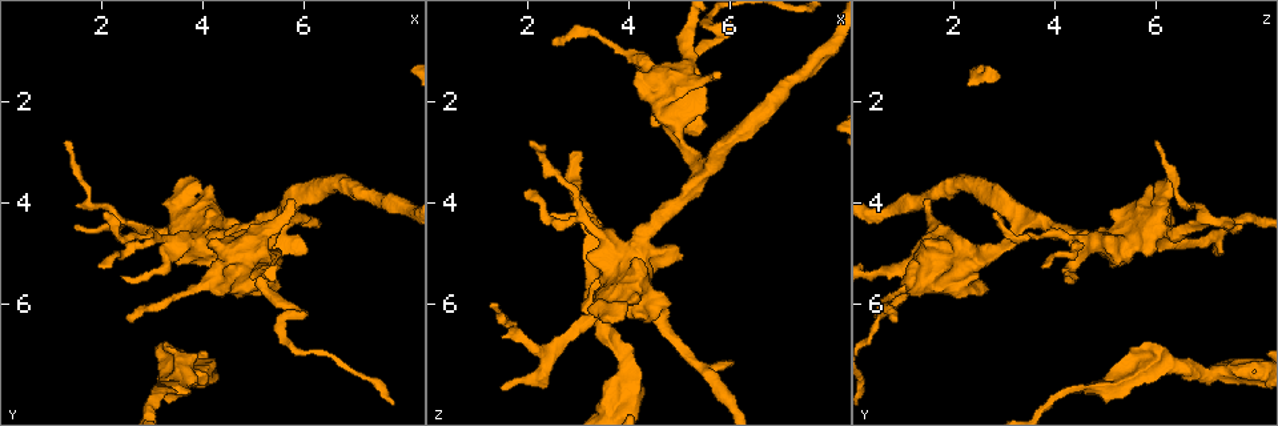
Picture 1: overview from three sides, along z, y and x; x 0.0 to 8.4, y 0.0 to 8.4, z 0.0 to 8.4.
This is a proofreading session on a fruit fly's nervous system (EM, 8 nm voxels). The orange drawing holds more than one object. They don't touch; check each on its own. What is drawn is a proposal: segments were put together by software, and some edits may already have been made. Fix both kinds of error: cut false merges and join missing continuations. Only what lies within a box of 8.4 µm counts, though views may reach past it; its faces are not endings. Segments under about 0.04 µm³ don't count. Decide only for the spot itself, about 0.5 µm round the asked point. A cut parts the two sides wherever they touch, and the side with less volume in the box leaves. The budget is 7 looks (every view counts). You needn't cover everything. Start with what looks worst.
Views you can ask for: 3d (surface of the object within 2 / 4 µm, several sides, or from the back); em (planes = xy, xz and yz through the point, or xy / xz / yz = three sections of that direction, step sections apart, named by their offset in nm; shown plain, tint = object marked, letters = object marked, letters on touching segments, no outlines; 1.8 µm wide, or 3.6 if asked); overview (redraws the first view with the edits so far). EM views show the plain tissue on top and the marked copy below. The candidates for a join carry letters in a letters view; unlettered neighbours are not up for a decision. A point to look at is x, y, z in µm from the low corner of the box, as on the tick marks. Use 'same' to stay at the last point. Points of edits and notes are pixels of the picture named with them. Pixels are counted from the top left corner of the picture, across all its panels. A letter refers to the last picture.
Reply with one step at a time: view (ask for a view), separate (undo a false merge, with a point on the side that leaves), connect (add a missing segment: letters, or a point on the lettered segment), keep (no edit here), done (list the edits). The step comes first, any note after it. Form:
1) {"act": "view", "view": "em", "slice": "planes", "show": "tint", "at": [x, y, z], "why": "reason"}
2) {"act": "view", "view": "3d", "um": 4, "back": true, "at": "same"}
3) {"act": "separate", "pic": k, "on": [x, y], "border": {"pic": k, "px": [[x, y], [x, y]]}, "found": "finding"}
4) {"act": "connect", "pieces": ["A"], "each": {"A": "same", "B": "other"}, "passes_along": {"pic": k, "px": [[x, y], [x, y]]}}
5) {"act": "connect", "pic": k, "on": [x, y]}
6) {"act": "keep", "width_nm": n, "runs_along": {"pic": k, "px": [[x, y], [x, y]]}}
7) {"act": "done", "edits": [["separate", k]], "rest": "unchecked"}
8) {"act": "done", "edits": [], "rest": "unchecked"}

{"act": "view", "view": "em", "slice": "yz", "step": 16, "show": "letters", "at": [2.55, 6.30, 0.75], "why": "free end"}

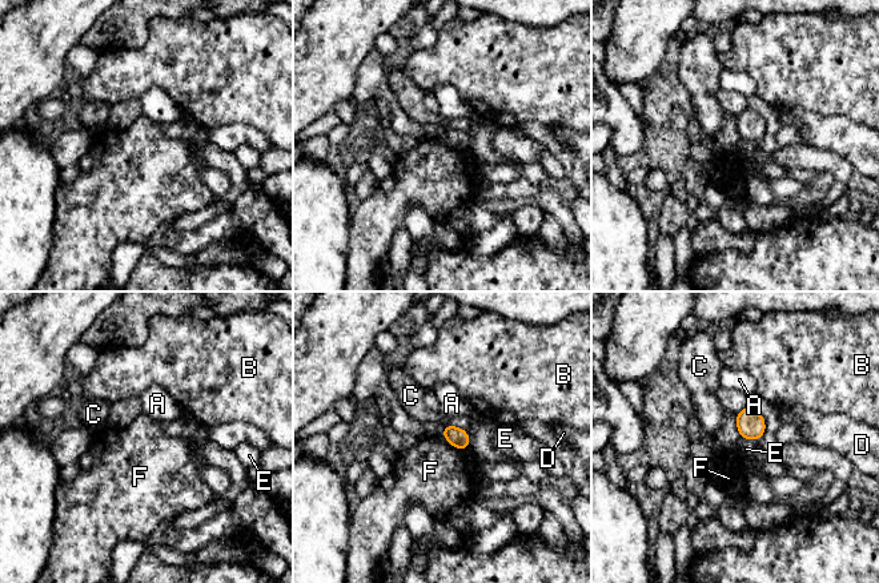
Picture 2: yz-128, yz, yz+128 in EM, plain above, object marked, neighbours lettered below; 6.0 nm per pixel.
{"act": "keep", "each": {"A": "other", "B": "other", "C": "other", "D": "other", "E": "other", "F": "other"}, "found": "no lettered segment goes on from it"}

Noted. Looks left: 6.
{"act": "view", "view": "em", "um": 3.6, "slice": "planes", "show": "letters", "at": [4.05, 4.75, 5.35], "why": "sudden change in width"}

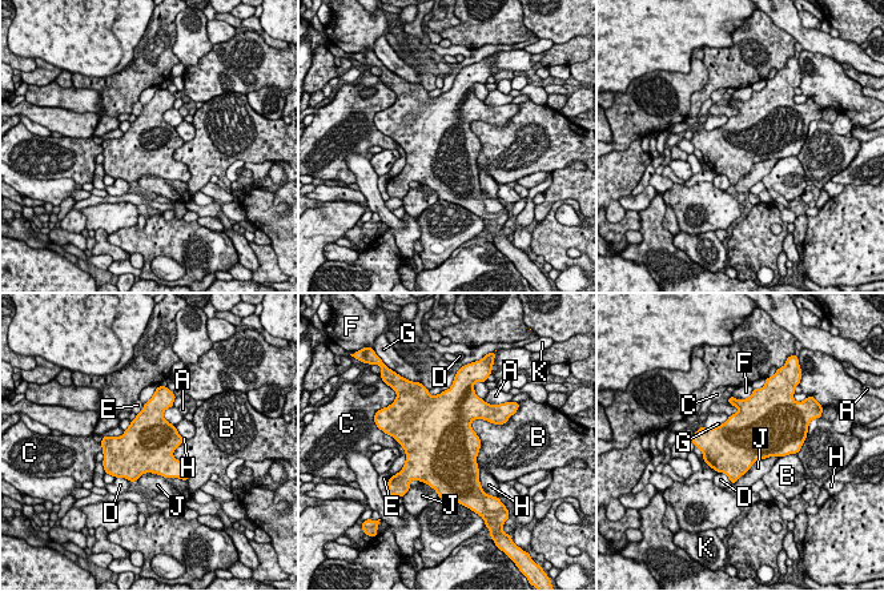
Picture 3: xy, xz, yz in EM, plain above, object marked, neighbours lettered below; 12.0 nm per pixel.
{"act": "keep", "each": {"A": "other", "B": "other", "C": "other", "D": "other", "E": "other", "F": "other", "G": "other", "H": "other", "J": "other", "K": "other"}, "found": "all the same neuron"}

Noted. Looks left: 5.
{"act": "view", "view": "em", "slice": "xy", "step": 8, "show": "tint", "at": [6.05, 4.90, 7.15]}

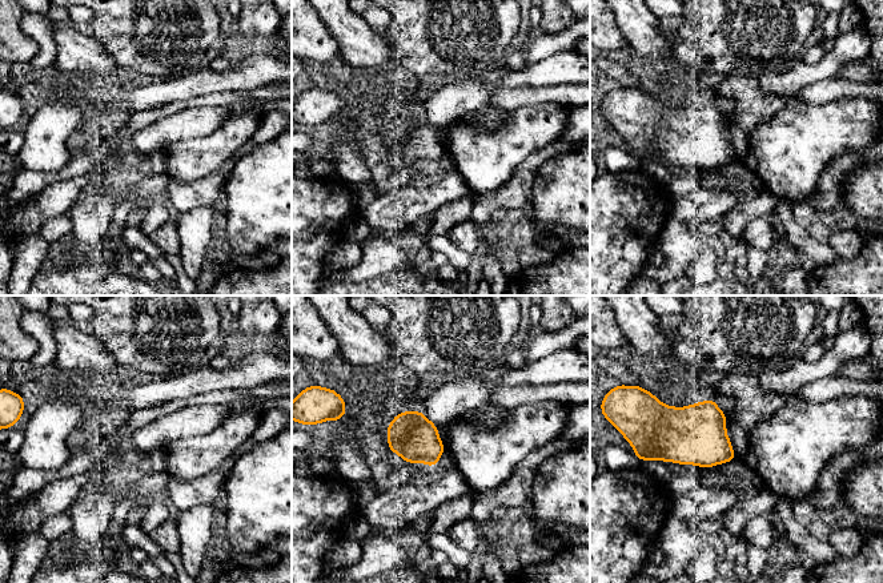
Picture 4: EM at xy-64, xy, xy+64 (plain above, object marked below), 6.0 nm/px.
{"act": "view", "view": "em", "slice": "xz", "step": 4, "show": "letters", "at": "same", "why": "cut it another way"}

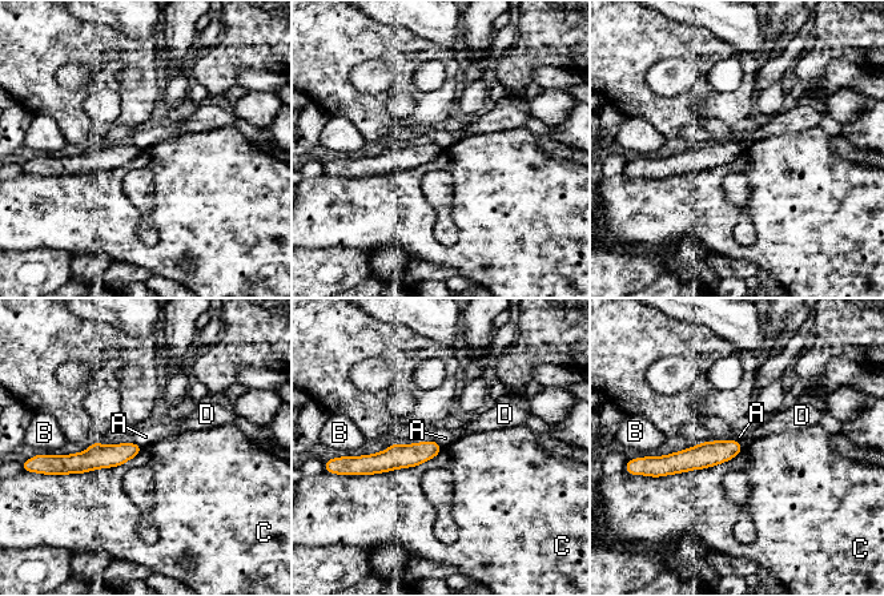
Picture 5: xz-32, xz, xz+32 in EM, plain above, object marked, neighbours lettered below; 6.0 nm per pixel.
{"act": "keep", "width_nm": 120, "longest_contact_nm": ["C", 600], "each": {"A": "other", "B": "other", "C": "other", "D": "other"}, "found": "none of them fits"}

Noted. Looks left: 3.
{"act": "done", "edits": [], "rest": "unchecked"}

